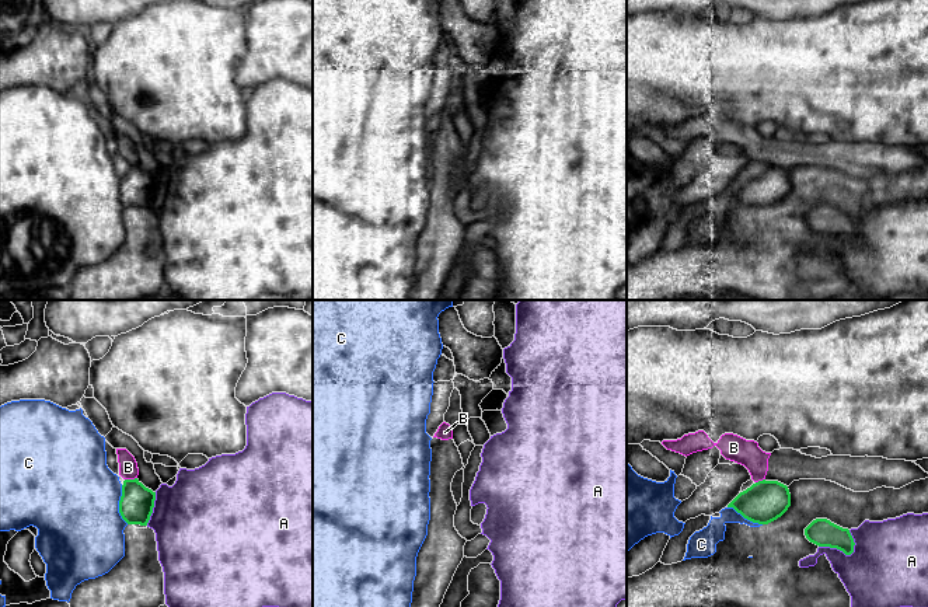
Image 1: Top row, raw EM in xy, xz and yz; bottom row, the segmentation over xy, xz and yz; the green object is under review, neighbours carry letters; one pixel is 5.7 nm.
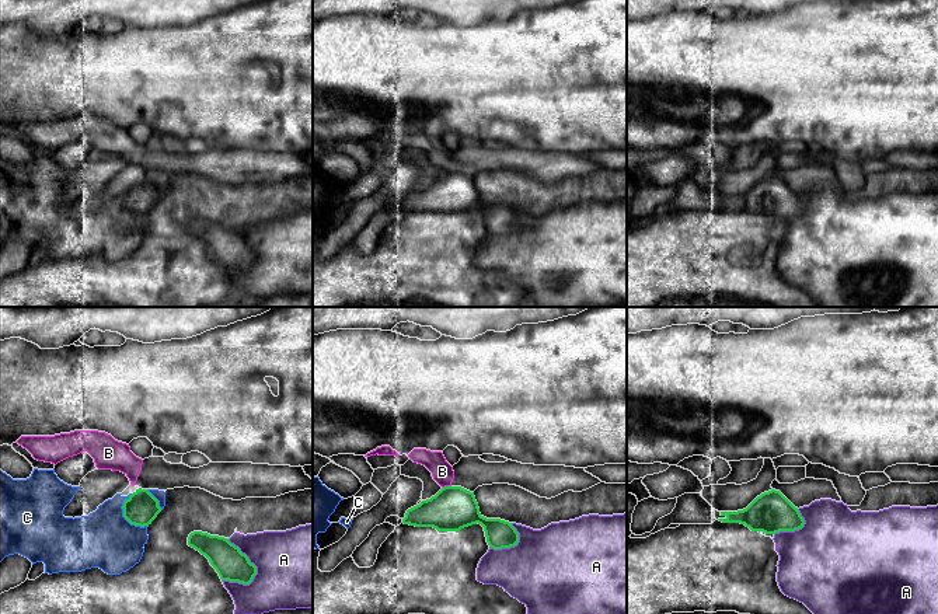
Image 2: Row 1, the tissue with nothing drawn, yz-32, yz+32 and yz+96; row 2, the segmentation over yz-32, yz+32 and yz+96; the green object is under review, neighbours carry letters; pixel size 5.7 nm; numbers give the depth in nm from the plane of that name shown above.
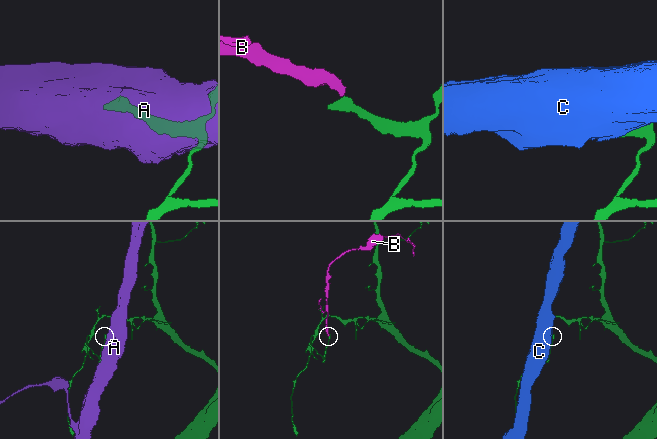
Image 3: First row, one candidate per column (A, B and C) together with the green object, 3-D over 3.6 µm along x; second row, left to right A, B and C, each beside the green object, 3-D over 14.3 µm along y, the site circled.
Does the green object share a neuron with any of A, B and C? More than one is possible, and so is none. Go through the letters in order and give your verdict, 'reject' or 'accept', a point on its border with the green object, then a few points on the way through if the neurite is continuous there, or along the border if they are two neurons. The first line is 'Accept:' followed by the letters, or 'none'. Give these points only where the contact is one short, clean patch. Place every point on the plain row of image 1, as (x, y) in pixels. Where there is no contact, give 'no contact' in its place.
Accept: none
A: reject; contact yz (840, 236)
B: reject; contact xy (131, 166); border xy (136, 163), (125, 166)
C: reject; contact xy (119, 191)

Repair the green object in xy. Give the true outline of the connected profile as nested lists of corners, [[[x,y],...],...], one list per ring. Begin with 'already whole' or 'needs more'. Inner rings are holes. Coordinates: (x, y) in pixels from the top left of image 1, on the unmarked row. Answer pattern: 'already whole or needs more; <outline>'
already whole; [[[137,164],[125,165],[119,186],[119,199],[128,210],[147,212],[154,186],[156,178],[146,174]]]

